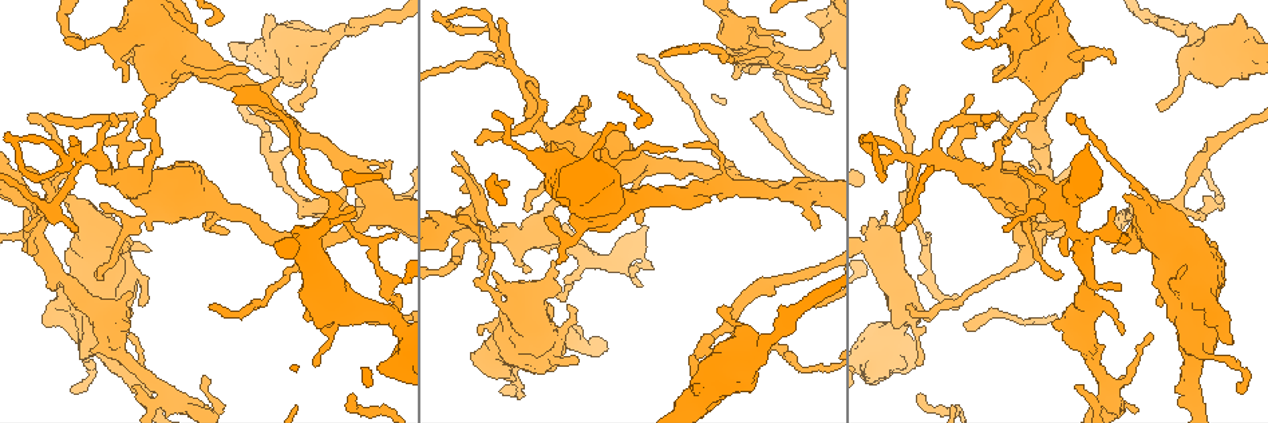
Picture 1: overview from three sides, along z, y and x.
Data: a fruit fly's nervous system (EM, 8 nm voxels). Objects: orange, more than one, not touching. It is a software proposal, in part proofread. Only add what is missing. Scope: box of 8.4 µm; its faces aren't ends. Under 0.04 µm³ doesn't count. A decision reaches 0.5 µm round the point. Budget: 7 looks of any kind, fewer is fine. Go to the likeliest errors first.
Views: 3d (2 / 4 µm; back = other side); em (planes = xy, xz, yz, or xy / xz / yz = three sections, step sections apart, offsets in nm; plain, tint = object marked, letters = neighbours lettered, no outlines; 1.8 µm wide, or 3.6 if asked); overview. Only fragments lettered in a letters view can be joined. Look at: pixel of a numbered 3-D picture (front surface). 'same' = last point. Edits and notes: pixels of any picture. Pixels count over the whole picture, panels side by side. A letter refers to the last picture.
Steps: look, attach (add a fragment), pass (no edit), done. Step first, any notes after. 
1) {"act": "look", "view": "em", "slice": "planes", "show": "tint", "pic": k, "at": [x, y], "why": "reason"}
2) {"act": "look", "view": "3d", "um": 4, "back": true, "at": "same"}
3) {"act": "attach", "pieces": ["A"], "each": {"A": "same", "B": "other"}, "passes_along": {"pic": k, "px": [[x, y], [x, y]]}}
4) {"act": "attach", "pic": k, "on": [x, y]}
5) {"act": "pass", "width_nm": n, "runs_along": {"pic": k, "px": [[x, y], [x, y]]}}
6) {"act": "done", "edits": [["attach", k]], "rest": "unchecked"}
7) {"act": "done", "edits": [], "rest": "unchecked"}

{"act": "look", "view": "3d", "um": 4, "pic": 1, "at": [905, 88], "why": "long arm stops here"}

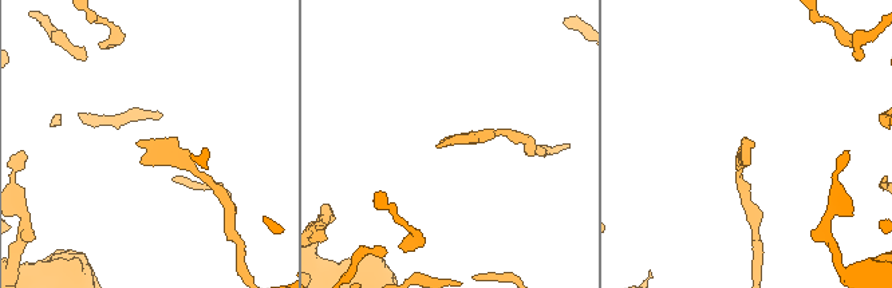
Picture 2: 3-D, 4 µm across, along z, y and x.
{"act": "look", "view": "em", "slice": "planes", "show": "tint", "pic": 2, "at": [753, 142]}

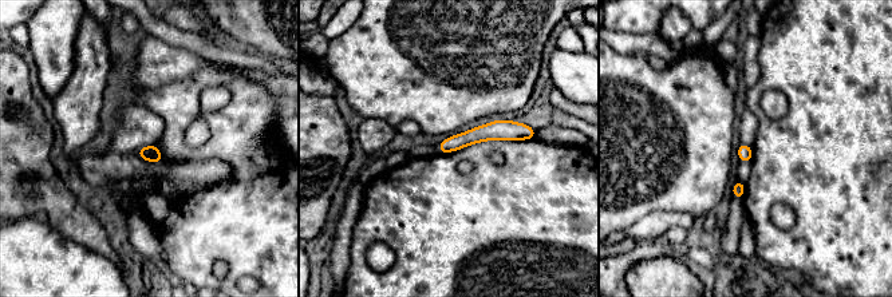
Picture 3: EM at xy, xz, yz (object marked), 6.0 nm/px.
{"act": "look", "view": "em", "slice": "planes", "show": "letters", "at": "same", "why": "see the neighbours"}

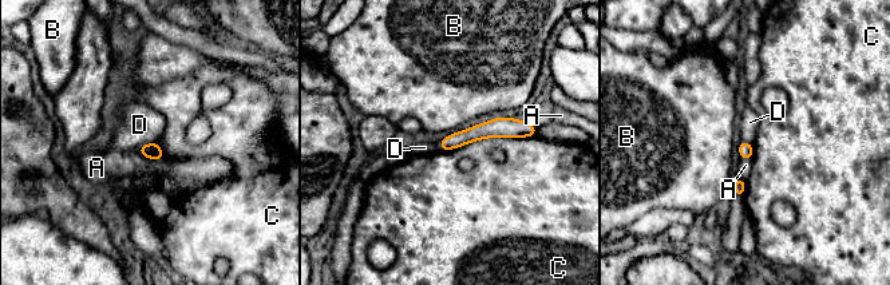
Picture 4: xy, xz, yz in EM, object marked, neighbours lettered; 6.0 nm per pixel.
{"act": "pass", "width_nm": 90, "each": {"A": "other", "B": "other", "C": "other", "D": "other"}, "border": {"pic": 4, "px": [[536, 134], [485, 137], [442, 151]]}, "found": "none of them fits"}

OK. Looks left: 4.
{"act": "look", "view": "em", "um": 3.6, "slice": "planes", "show": "letters", "pic": 1, "at": [388, 159]}

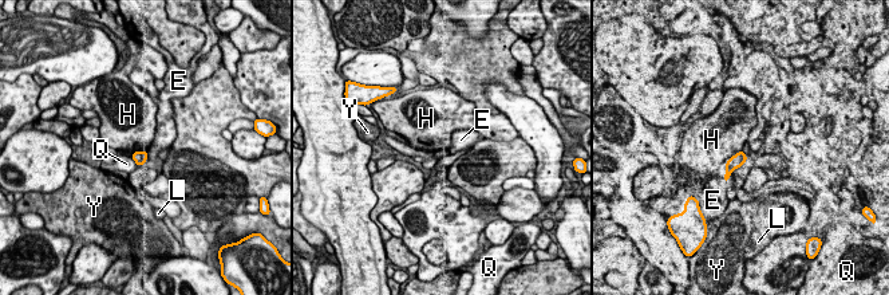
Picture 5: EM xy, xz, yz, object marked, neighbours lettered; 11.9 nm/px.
{"act": "pass", "each": {"E": "other", "H": "other", "L": "other", "Q": "other", "Y": "other"}, "border": {"pic": 5, "px": [[741, 150], [724, 164]]}, "found": "none of them fits"}

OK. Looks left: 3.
{"act": "look", "view": "em", "slice": "planes", "show": "letters", "pic": 1, "at": [891, 311], "why": "an open end"}

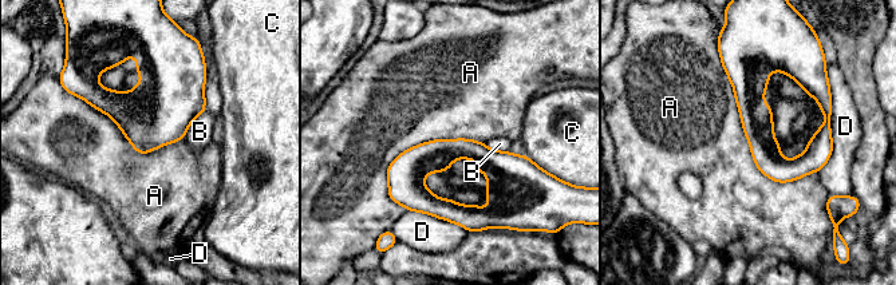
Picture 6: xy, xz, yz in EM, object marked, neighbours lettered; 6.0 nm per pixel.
{"act": "pass", "width_nm": 190, "each": {"A": "other", "B": "other", "C": "other", "D": "other"}, "runs_along": {"pic": 6, "px": [[743, 60], [762, 145], [784, 166], [816, 169]]}, "found": "none of them fits"}

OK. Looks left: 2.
{"act": "done", "edits": [], "rest": "unchecked"}

